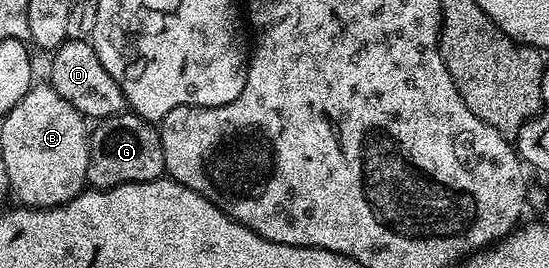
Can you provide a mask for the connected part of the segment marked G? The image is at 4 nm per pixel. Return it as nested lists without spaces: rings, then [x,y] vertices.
[[[133,111],[103,117],[90,135],[87,182],[95,189],[111,189],[137,181],[156,181],[166,173],[161,132]]]

